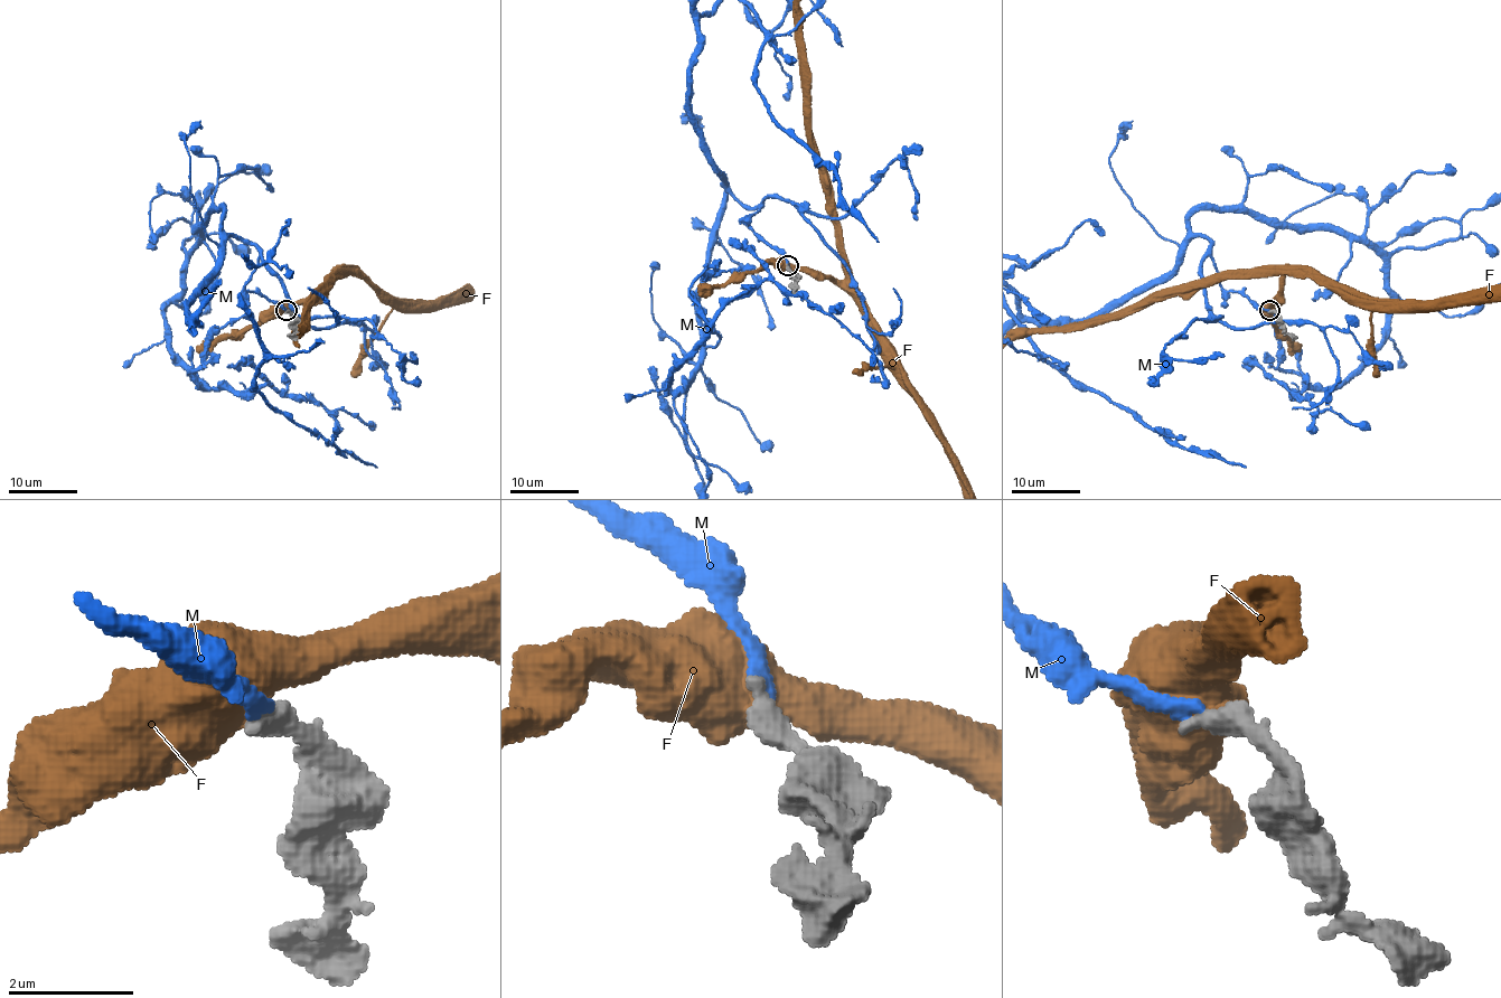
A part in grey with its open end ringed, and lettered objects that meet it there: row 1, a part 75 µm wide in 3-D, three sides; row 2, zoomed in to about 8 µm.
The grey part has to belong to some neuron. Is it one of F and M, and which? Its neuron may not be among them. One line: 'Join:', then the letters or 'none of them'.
Join: M

